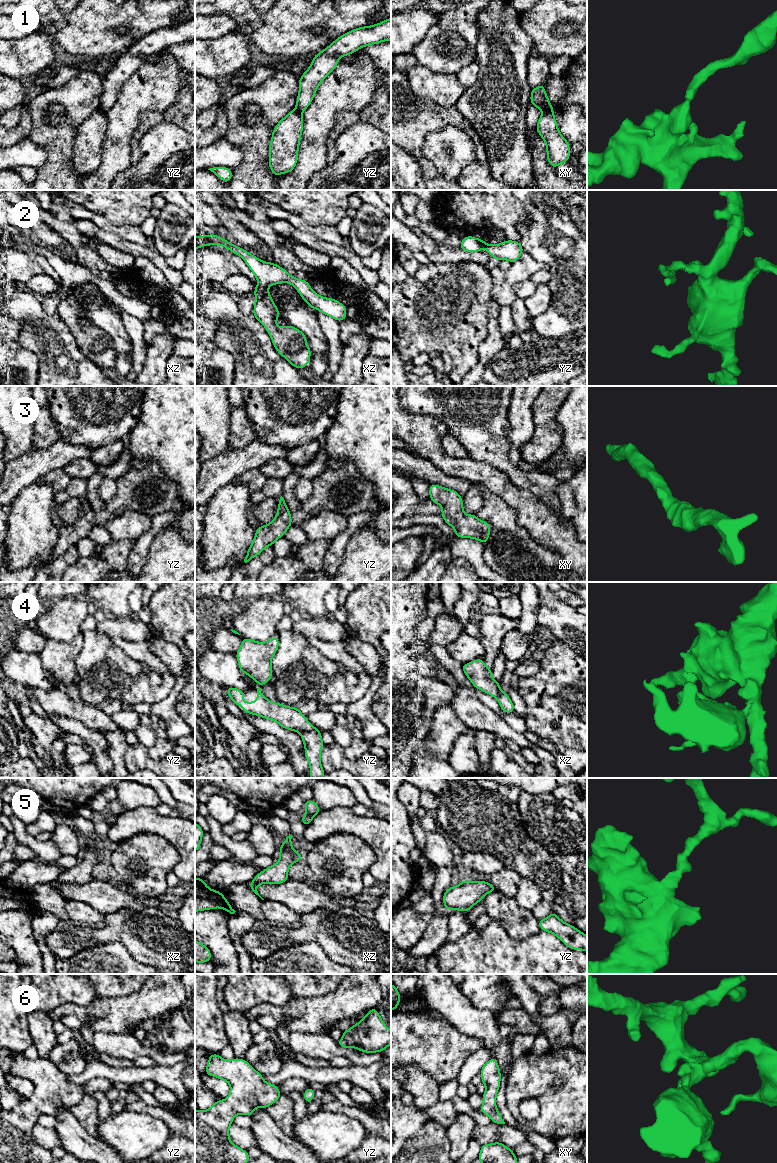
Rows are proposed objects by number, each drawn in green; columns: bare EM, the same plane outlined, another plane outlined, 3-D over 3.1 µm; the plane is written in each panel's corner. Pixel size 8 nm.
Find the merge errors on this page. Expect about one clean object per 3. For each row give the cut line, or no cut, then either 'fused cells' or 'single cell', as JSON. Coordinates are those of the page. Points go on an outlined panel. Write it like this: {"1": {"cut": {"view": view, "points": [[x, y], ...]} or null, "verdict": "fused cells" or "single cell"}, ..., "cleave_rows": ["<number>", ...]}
{"1": {"cut": {"view": "xy", "points": [[552, 109], [543, 111]]}, "verdict": "fused cells"}, "2": {"cut": {"view": "xz", "points": [[258, 284], [267, 288]]}, "verdict": "fused cells"}, "3": {"cut": null, "verdict": "single cell"}, "4": {"cut": {"view": "yz", "points": [[313, 727], [302, 733]]}, "verdict": "fused cells"}, "5": {"cut": null, "verdict": "single cell"}, "6": {"cut": null, "verdict": "single cell"}, "cleave_rows": ["1", "2", "4"]}

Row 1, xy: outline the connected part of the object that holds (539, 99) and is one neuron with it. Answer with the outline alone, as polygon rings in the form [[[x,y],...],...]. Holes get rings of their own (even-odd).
[[[544,83],[531,90],[531,105],[537,107],[542,111],[553,110],[552,105],[544,89]]]

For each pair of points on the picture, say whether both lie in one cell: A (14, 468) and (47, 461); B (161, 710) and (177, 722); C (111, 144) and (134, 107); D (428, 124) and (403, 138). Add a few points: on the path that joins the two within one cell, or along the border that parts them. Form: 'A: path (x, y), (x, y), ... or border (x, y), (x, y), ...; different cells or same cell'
A: path (22, 468), (28, 468), (39, 462); same cell
B: path (165, 711), (173, 719); same cell
C: path (118, 135), (122, 119), (125, 116); same cell
D: path (422, 124), (409, 134); same cell

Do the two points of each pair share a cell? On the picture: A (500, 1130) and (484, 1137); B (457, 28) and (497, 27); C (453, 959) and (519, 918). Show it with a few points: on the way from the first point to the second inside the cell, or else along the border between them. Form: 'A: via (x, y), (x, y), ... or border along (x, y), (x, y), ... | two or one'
A: via (496, 1132), (488, 1134) | one
B: border along (485, 10), (478, 16), (479, 37), (475, 50) | two
C: border along (491, 918), (498, 921), (513, 939), (525, 938) | two

